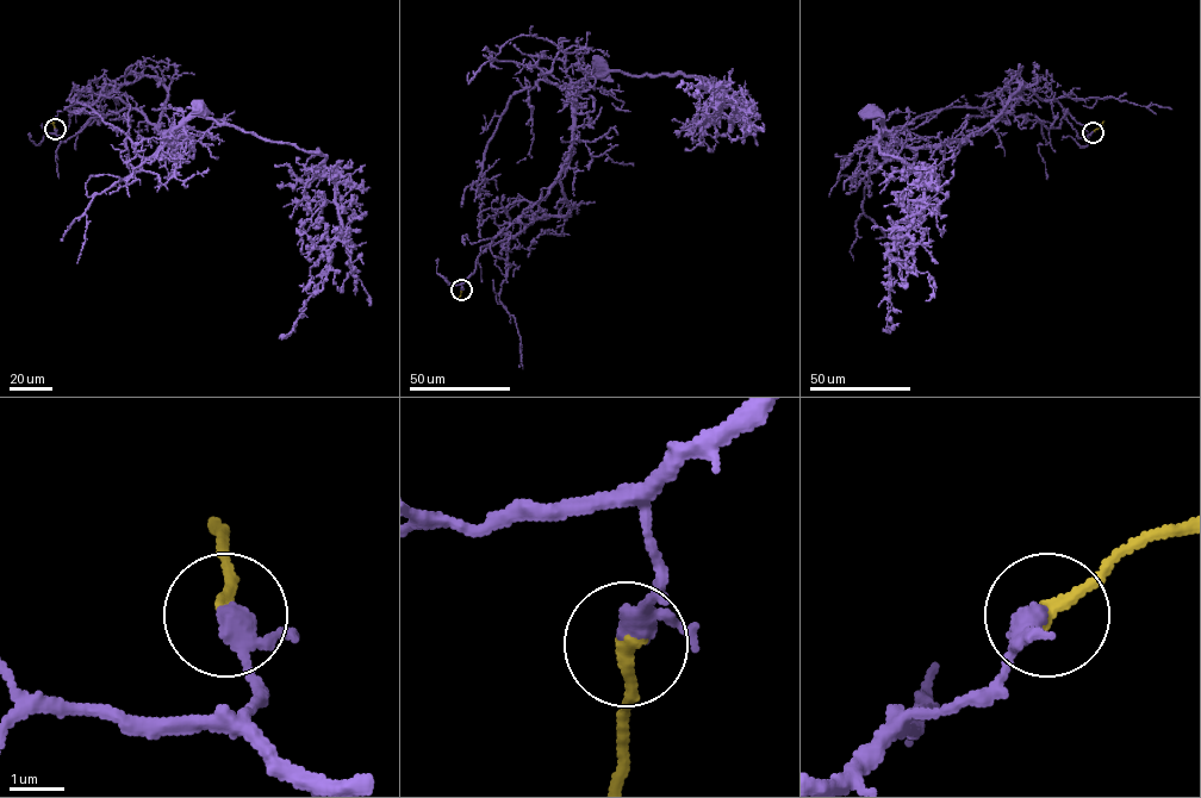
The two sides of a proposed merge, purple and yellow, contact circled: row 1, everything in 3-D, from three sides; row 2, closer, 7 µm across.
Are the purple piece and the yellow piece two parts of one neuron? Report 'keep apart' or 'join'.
join

